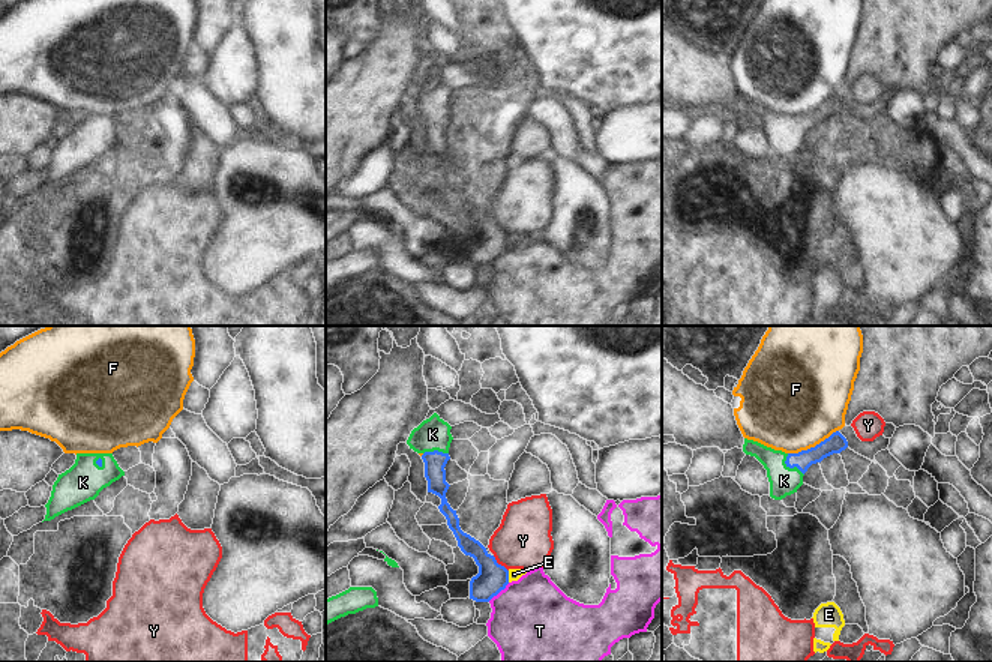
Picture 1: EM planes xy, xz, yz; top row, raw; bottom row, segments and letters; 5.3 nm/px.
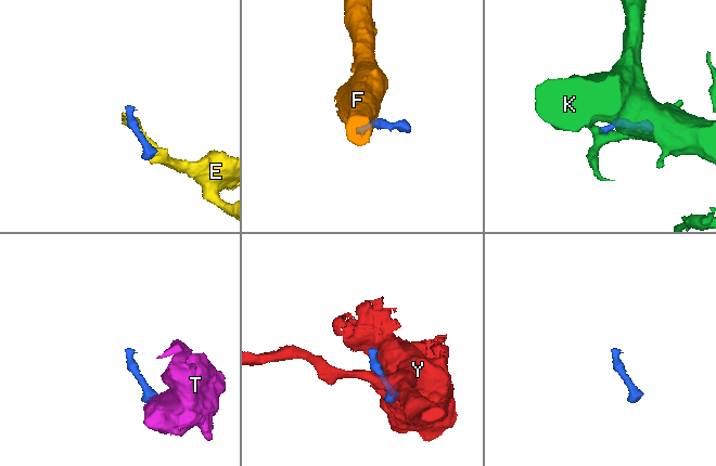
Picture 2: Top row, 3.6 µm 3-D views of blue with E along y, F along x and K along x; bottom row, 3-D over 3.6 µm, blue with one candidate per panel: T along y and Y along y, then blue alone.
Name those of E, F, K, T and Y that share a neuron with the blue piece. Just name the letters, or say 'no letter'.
K

